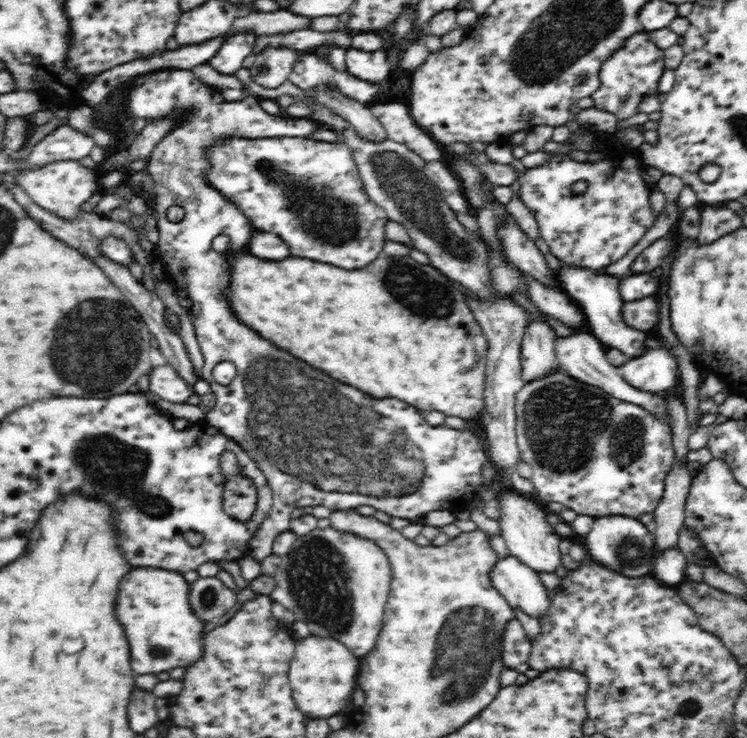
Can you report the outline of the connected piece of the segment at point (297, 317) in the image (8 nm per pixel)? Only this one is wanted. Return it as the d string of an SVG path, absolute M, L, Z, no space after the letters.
M381 253L370 266L364 266L360 270L342 270L336 266L326 266L322 262L310 262L306 258L286 258L280 262L268 262L260 260L252 254L238 254L234 262L230 262L230 286L228 286L228 300L230 308L234 310L236 318L250 326L254 332L258 332L262 338L274 342L274 346L294 354L296 358L304 360L306 364L324 370L332 378L350 384L374 398L398 398L402 402L408 402L418 410L426 412L442 412L449 417L459 417L468 420L474 418L485 408L485 379L488 341L482 327L474 317L472 310L465 302L464 294L456 288L456 284L444 274L428 264L418 264L410 256L404 258L390 258Z

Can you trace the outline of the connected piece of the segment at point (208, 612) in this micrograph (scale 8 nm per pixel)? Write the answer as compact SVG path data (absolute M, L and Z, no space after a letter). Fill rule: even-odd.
M198 577L190 585L191 609L203 622L224 616L236 604L236 591L226 587L222 581L213 577Z

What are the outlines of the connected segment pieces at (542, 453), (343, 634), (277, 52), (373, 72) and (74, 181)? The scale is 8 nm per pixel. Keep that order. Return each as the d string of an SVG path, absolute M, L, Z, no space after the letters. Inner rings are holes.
M556 368L550 375L518 390L515 415L519 458L531 466L531 481L540 500L560 502L577 514L594 519L614 515L637 518L640 514L652 514L662 500L664 480L676 458L668 418L648 414L641 406L622 402L598 387L564 375Z
M331 526L325 529L316 527L308 534L298 537L294 541L290 552L288 552L288 554L284 554L284 556L281 557L279 570L272 577L275 580L275 587L274 590L272 590L272 592L269 592L267 595L273 601L279 602L280 604L286 606L288 610L291 610L296 615L298 621L306 623L311 634L317 634L322 638L333 638L334 640L337 640L338 642L344 644L344 646L346 646L346 648L348 648L348 650L350 650L350 652L352 652L354 656L358 656L360 658L373 649L378 635L381 632L385 606L388 600L388 595L390 594L392 578L390 561L388 560L386 553L384 553L384 551L382 551L382 548L378 546L378 543L370 542L368 538L354 536L354 534L352 533L340 532L340 530L332 528Z
M286 47L262 50L249 68L252 80L268 90L278 88L288 80L288 74L300 54L302 54L300 50Z
M350 47L346 49L345 63L352 76L366 82L382 82L391 74L385 48L376 52L362 52Z
M58 160L36 170L14 171L16 183L38 206L64 220L74 220L83 212L80 206L84 202L88 202L94 194L103 192L98 183L99 178L100 174L84 167L78 160Z

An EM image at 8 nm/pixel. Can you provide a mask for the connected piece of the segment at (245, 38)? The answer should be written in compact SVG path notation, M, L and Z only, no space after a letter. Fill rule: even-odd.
M240 31L230 38L216 51L216 54L209 60L212 66L212 74L234 75L237 70L242 68L244 58L248 58L253 52L256 44L256 34Z

